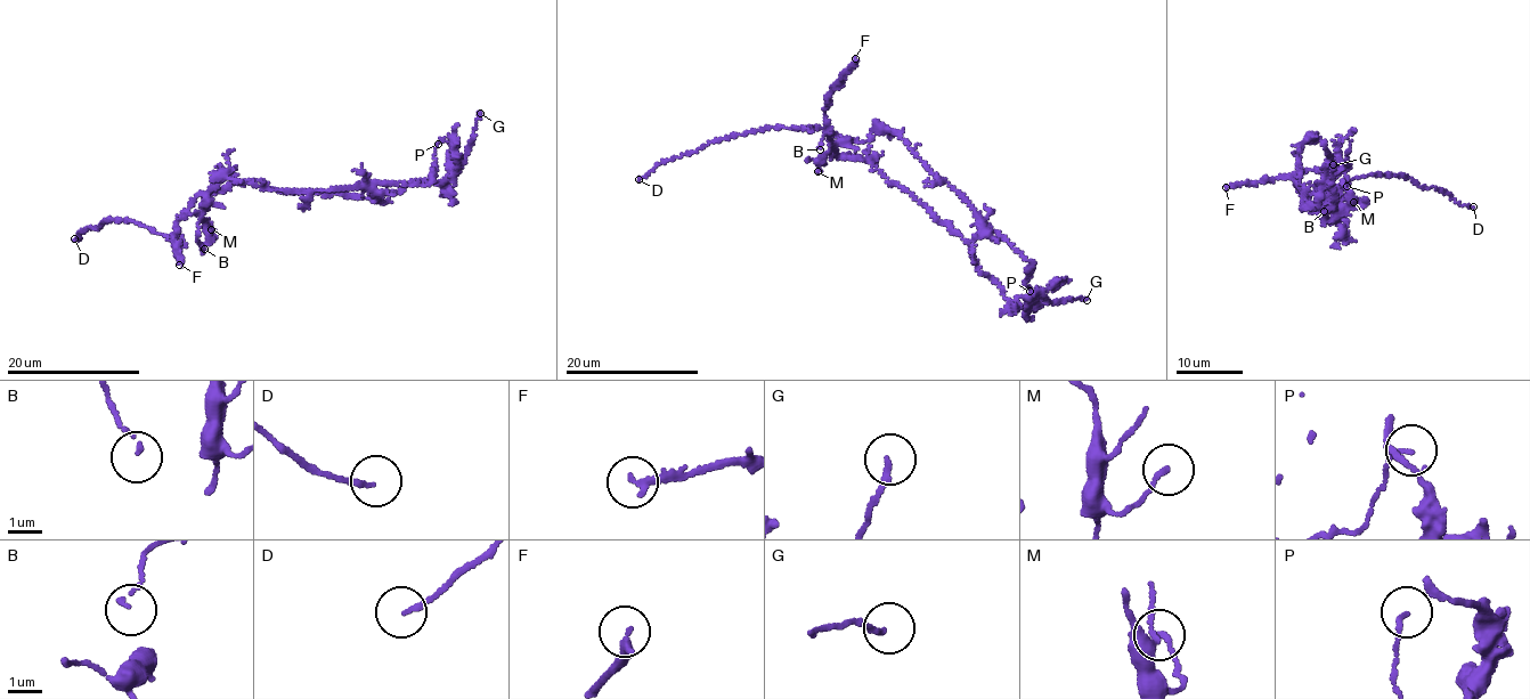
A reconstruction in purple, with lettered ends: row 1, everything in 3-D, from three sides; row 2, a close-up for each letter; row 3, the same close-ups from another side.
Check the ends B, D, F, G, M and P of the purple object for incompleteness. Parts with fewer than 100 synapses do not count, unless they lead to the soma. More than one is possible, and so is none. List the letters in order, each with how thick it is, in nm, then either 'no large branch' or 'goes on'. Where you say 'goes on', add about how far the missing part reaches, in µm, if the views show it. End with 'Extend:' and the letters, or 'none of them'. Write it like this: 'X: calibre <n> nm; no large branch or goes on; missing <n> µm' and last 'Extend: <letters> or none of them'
B: calibre 110 nm; no large branch
D: calibre 130 nm; goes on; missing 3 µm
F: calibre 220 nm; no large branch
G: calibre 160 nm; no large branch
M: calibre 130 nm; no large branch
P: calibre 90 nm; no large branch
Extend: D

